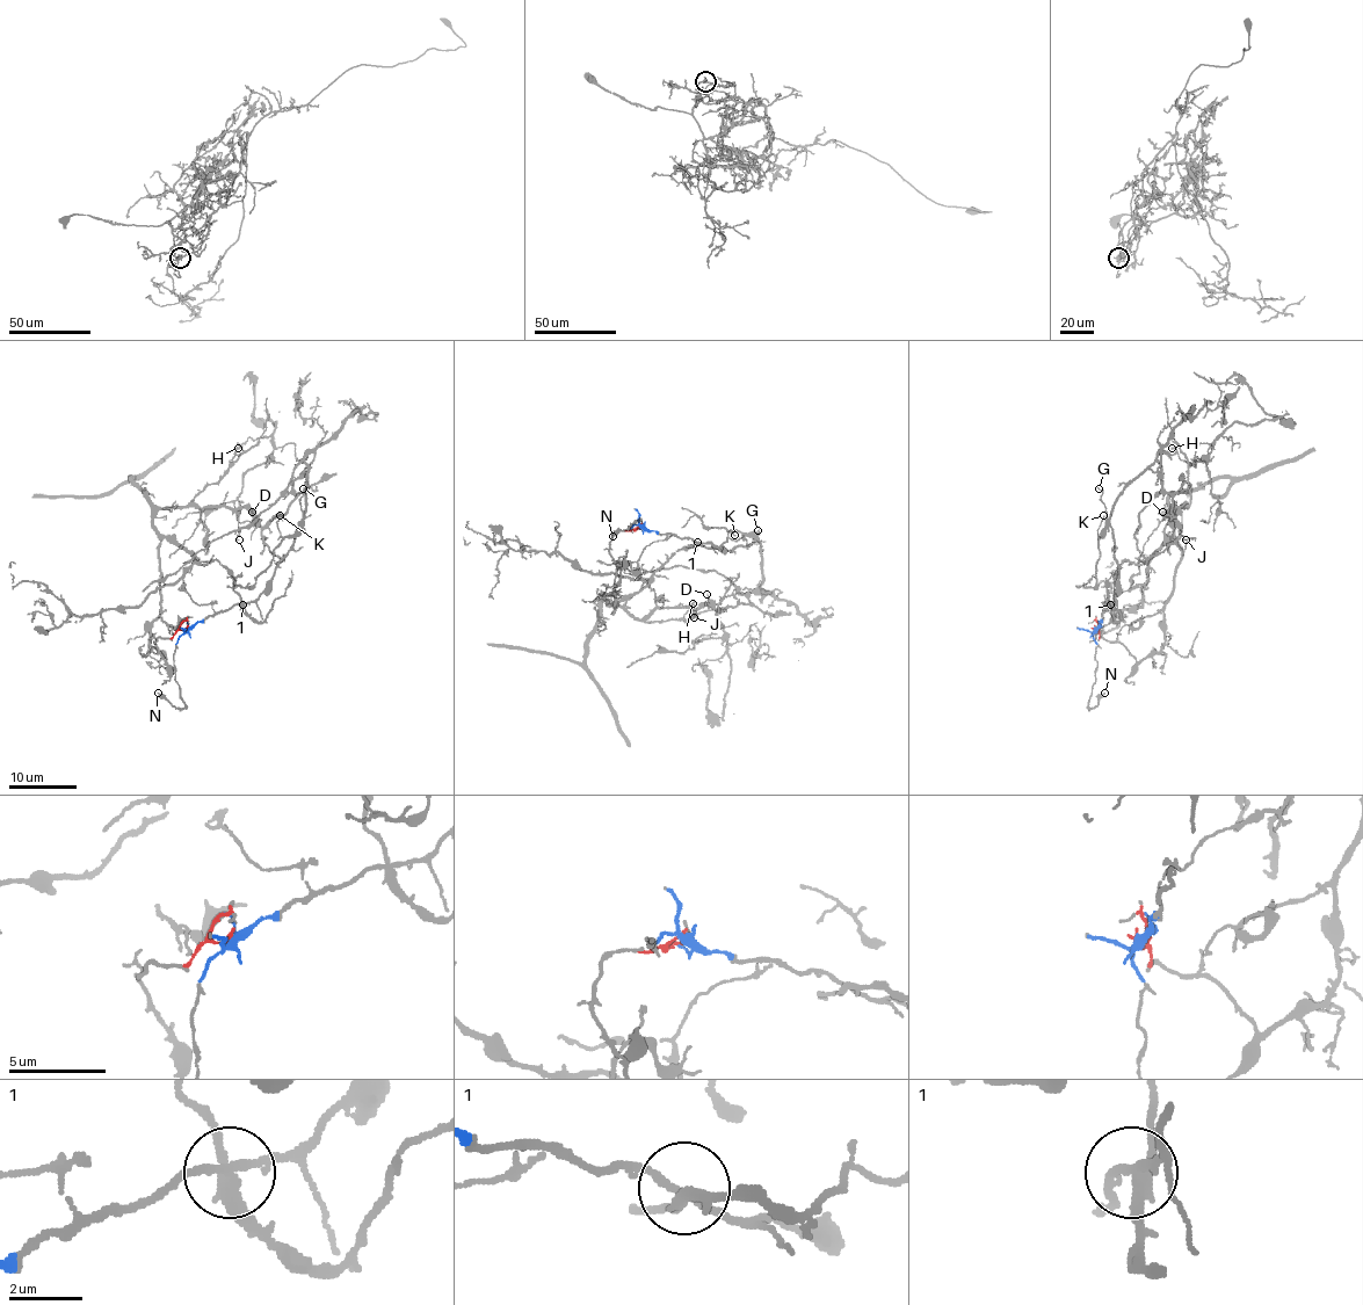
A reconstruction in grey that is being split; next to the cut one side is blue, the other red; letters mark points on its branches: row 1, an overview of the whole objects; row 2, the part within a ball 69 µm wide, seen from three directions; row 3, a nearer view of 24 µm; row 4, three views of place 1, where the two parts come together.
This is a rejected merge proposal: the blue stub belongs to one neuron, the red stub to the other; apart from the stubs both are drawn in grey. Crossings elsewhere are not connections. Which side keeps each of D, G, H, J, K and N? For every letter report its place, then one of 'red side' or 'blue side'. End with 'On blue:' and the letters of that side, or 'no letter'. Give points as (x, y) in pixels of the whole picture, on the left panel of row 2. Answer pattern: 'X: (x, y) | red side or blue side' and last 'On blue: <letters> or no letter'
D: (252, 512) | red side
G: (303, 488) | blue side
H: (238, 448) | red side
J: (239, 539) | red side
K: (280, 515) | blue side
N: (158, 693) | blue side
On blue: G, K, N

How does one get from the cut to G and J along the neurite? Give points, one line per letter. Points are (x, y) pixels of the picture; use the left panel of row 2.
G: (186, 628), (234, 604), (253, 601), (266, 587), (303, 516), (299, 501), (303, 487)
J: (186, 628), (156, 642), (166, 660), (150, 642), (160, 601), (153, 515), (230, 506), (238, 516), (238, 539)

